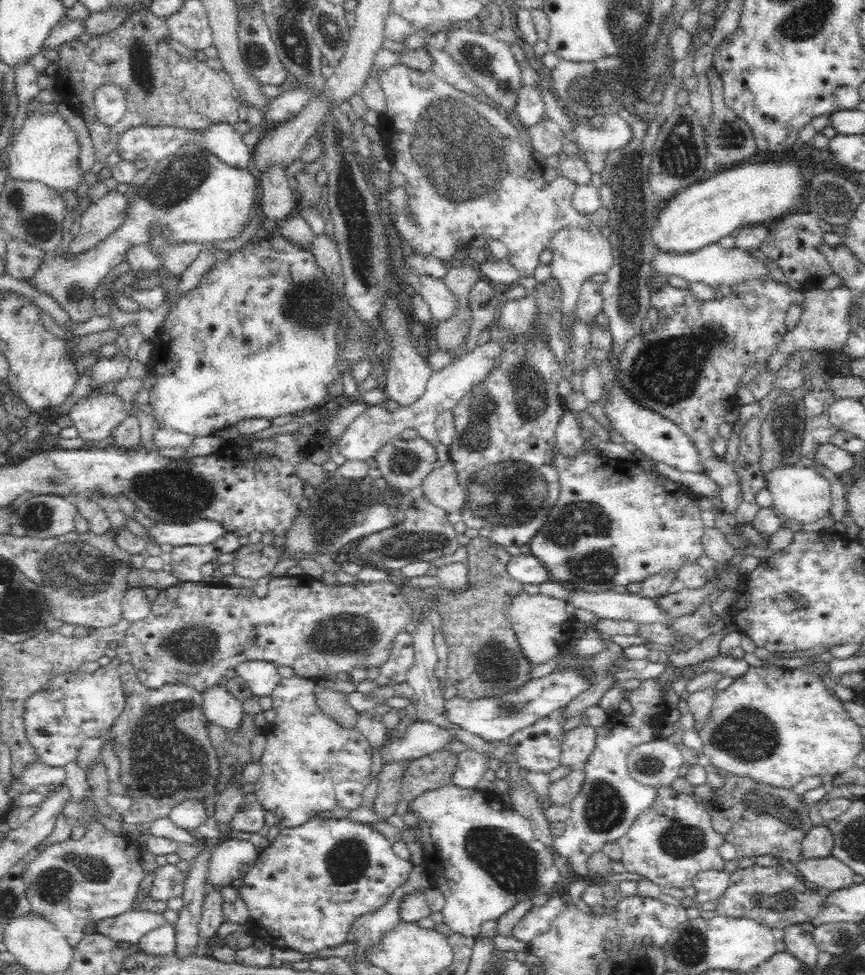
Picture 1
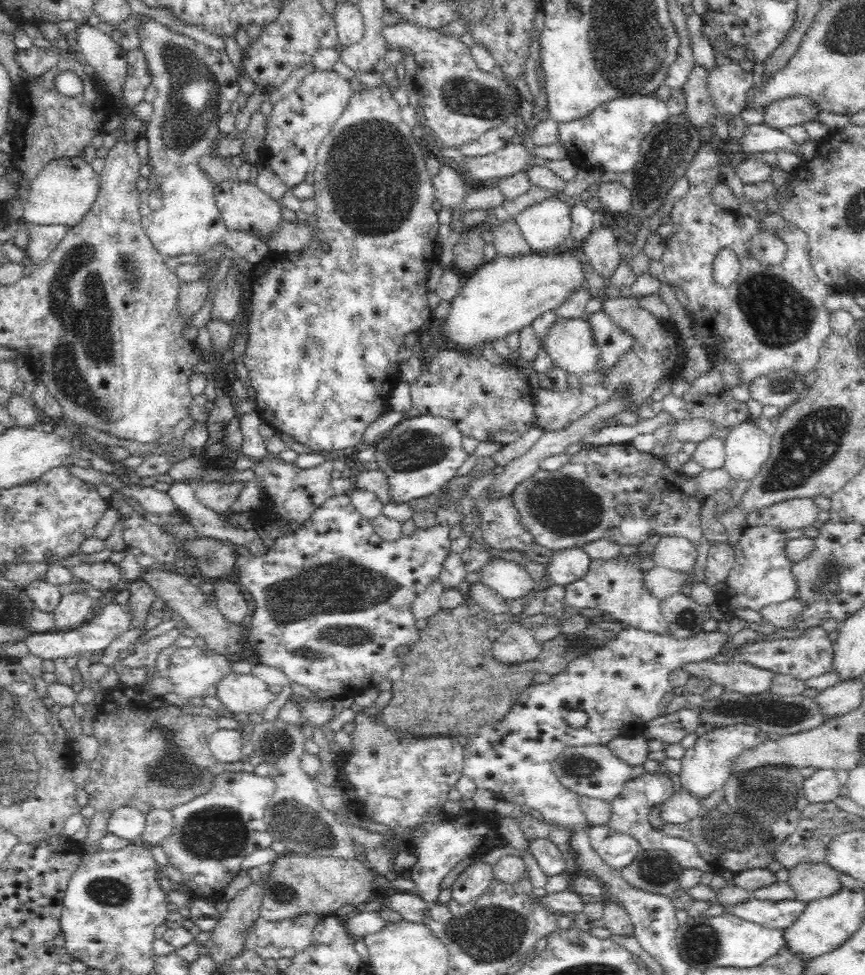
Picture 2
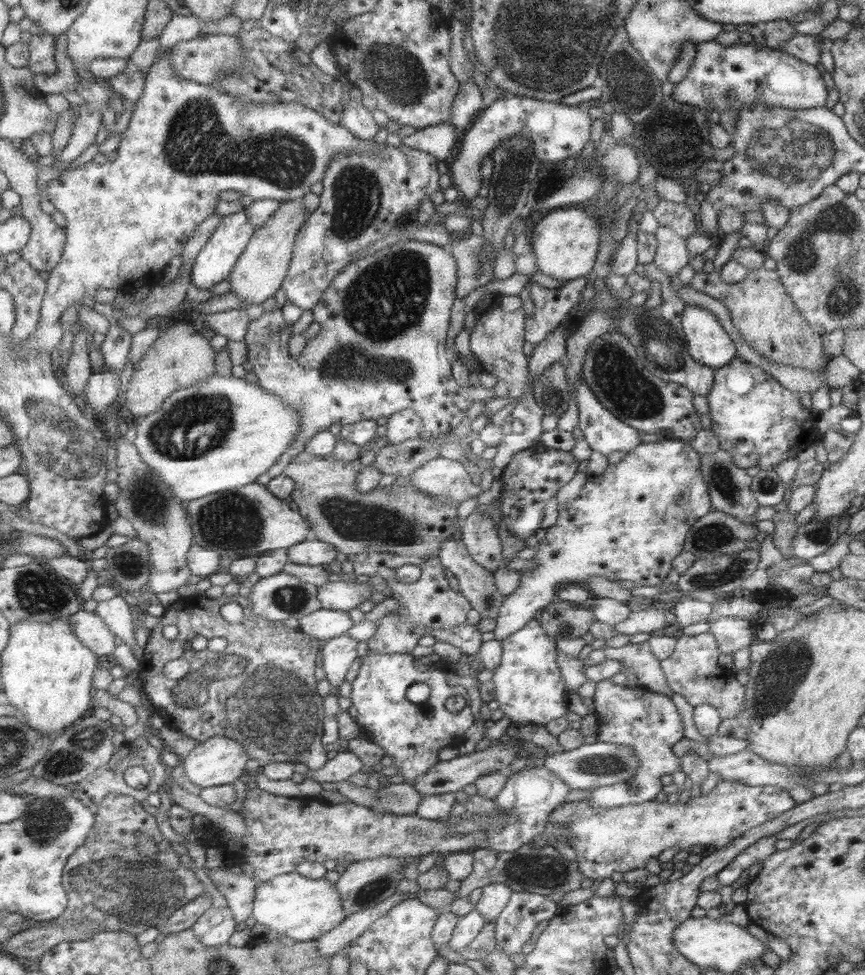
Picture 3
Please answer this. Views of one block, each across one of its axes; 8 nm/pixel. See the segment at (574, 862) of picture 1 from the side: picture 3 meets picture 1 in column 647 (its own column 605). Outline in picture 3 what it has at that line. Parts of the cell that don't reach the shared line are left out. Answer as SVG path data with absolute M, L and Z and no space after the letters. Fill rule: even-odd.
M603 679L595 683L595 692L592 696L592 701L594 704L593 714L598 723L595 732L596 741L628 746L630 752L633 752L633 755L636 757L638 766L636 767L636 772L633 772L633 775L625 782L617 782L609 786L591 789L588 799L585 801L590 802L590 806L603 809L615 809L626 805L635 805L654 800L663 788L660 778L680 771L679 764L681 760L671 752L671 746L683 738L683 724L681 723L681 717L677 713L677 707L673 705L673 701L668 696L657 694L638 685L634 687L617 685L608 679ZM628 785L637 785L638 791L635 793L629 792Z

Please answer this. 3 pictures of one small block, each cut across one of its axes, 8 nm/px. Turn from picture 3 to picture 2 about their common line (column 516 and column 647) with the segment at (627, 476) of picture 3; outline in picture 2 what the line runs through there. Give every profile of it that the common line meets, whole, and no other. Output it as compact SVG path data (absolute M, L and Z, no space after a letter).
M617 556L610 560L592 560L586 576L564 589L561 606L571 607L583 612L593 610L606 618L620 621L624 626L634 627L658 636L672 636L670 624L659 609L658 598L654 598L642 586L643 571L638 563L628 561L626 556Z

